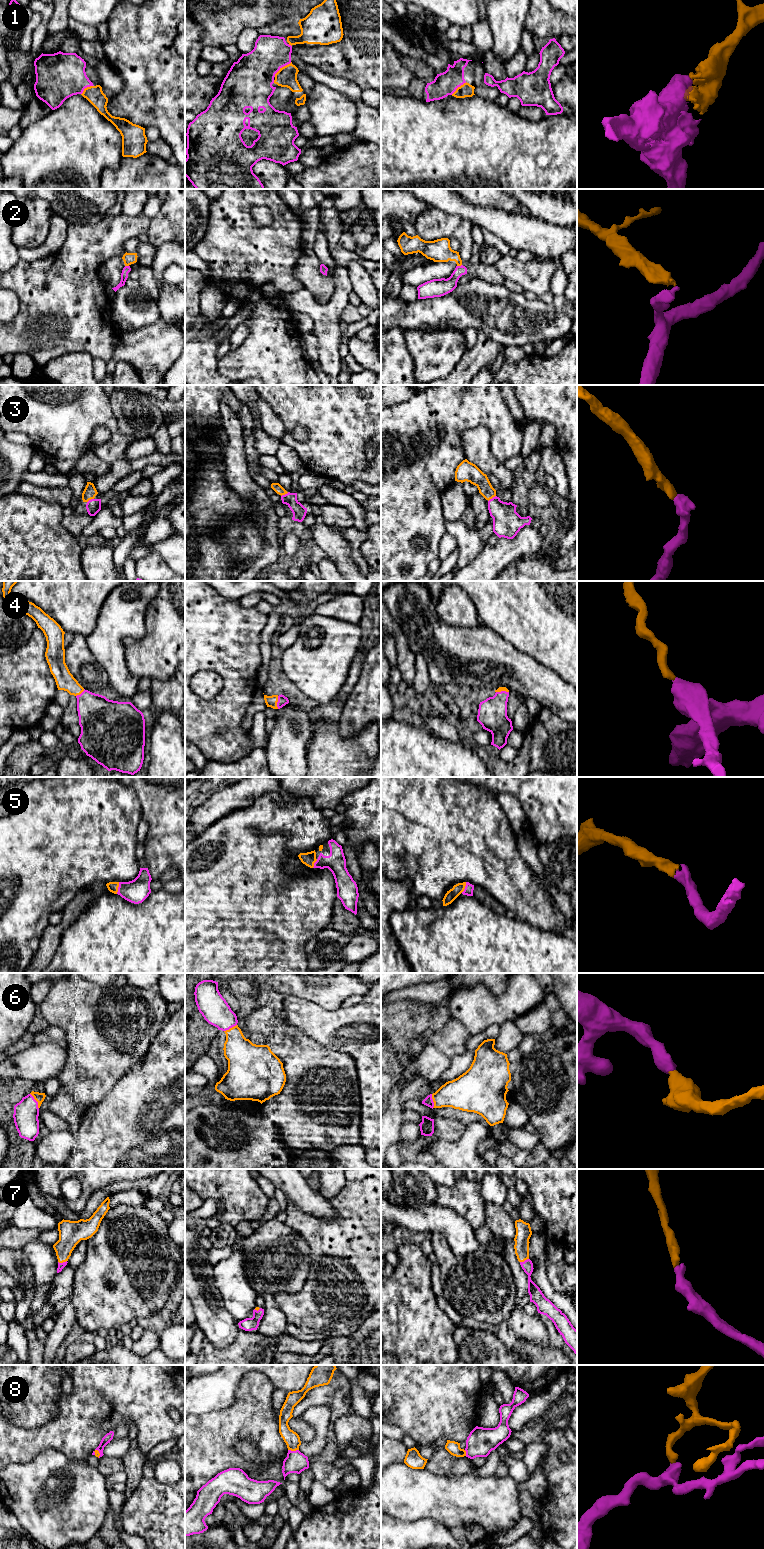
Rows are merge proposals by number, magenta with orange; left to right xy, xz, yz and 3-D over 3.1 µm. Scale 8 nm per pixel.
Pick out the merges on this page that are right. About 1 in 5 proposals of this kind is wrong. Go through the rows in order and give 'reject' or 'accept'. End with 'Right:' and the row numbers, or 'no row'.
1: accept
2: reject
3: accept
4: accept
5: accept
6: accept
7: accept
8: accept
Right: 1, 3, 4, 5, 6, 7, 8

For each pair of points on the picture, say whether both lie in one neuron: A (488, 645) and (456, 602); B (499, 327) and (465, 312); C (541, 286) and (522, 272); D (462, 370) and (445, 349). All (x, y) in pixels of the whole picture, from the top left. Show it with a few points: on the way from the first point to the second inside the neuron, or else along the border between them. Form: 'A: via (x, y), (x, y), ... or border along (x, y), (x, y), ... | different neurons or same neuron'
A: border along (451, 624), (459, 626), (478, 625) | different neurons
B: via (491, 319), (484, 312), (473, 312) | same neuron
C: via (536, 282), (532, 282), (527, 277) | same neuron
D: border along (466, 351), (449, 374) | different neurons

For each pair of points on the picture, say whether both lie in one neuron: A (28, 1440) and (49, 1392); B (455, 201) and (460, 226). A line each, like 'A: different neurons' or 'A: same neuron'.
A: different neurons
B: different neurons

